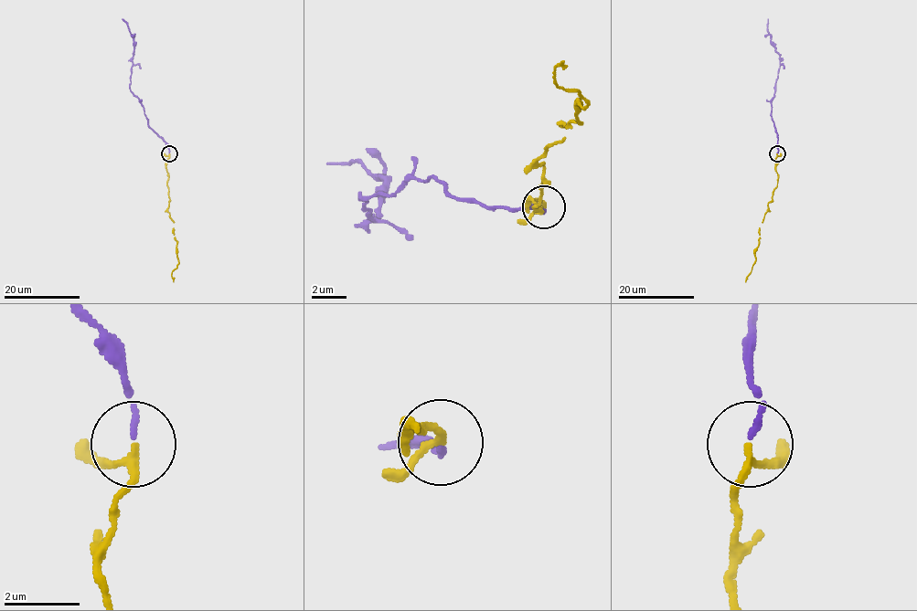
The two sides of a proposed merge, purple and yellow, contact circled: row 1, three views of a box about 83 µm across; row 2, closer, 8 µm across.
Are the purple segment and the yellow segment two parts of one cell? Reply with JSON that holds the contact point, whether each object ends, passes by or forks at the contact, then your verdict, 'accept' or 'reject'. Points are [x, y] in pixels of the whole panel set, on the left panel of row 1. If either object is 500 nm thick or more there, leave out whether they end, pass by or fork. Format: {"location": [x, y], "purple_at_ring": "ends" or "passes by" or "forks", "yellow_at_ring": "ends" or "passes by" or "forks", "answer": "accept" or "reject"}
{"location": [169, 153], "purple_at_ring": "ends", "yellow_at_ring": "passes by", "answer": "accept"}

